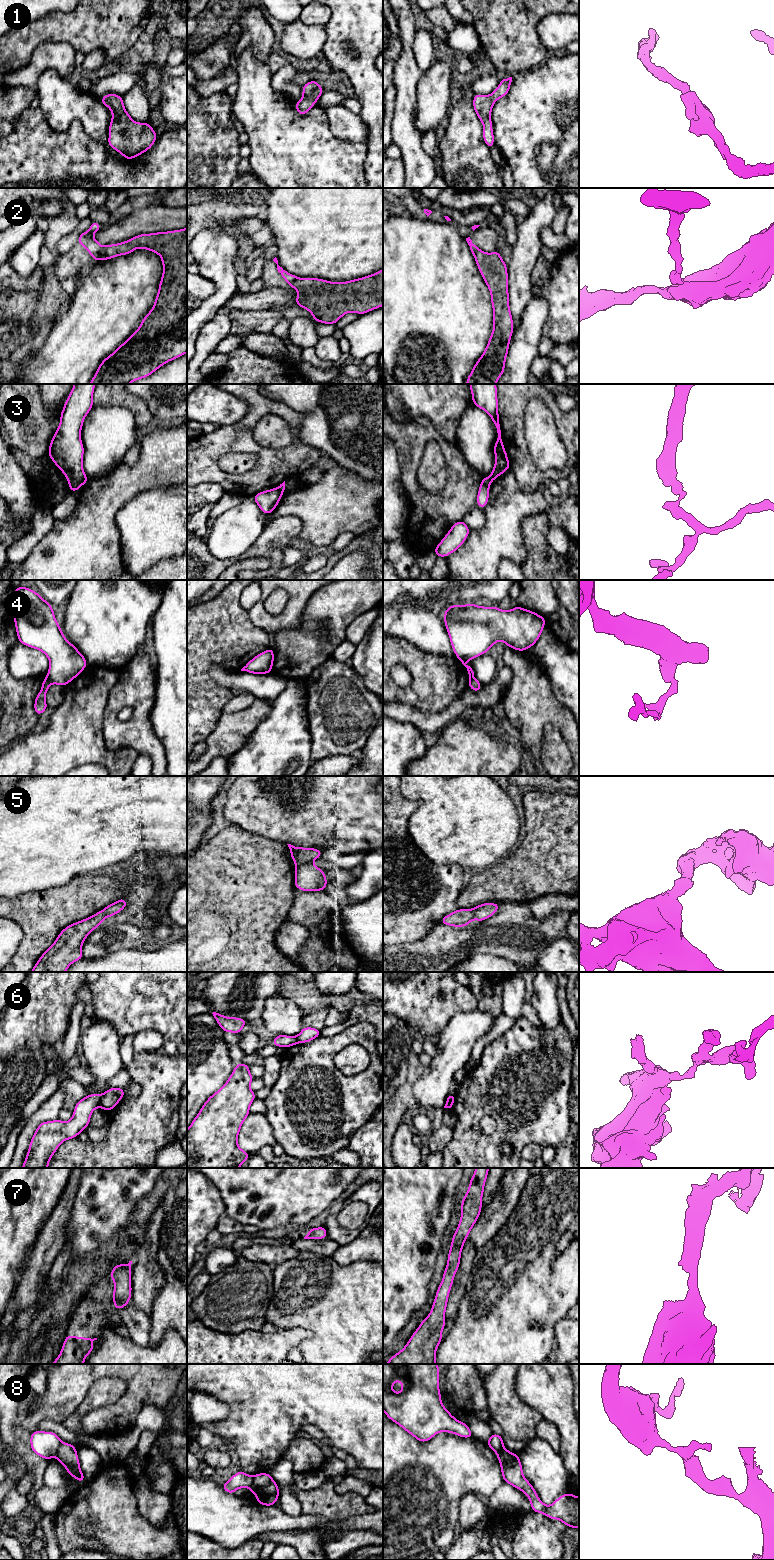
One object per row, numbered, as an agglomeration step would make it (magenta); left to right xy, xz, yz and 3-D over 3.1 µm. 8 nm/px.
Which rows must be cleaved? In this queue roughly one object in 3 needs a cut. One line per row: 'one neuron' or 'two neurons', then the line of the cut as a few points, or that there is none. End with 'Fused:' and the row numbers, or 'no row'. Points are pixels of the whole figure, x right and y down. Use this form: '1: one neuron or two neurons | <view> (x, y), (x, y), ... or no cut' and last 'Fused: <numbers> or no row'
1: one neuron | no cut
2: two neurons | xy (103, 246), (97, 259)
3: two neurons | yz (489, 477), (491, 481)
4: two neurons | xy (46, 676), (51, 683)
5: two neurons | xz (311, 862), (304, 863), (296, 868)
6: two neurons | xy (103, 1094), (99, 1106)
7: one neuron | no cut
8: two neurons | xy (61, 1442), (55, 1456)
Fused: 2, 3, 4, 5, 6, 8

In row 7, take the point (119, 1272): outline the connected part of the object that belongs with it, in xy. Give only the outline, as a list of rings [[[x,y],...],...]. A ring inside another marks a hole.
[[[116,1264],[110,1272],[110,1278],[114,1281],[114,1292],[112,1293],[114,1308],[119,1310],[127,1306],[131,1300],[131,1264]]]

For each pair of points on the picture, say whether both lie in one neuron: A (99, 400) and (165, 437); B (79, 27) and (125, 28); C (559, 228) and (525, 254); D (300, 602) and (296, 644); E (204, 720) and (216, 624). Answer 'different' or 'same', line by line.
A: different
B: same
C: different
D: different
E: same

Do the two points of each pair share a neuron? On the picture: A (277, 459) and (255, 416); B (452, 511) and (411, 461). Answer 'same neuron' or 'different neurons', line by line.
A: same neuron
B: same neuron

